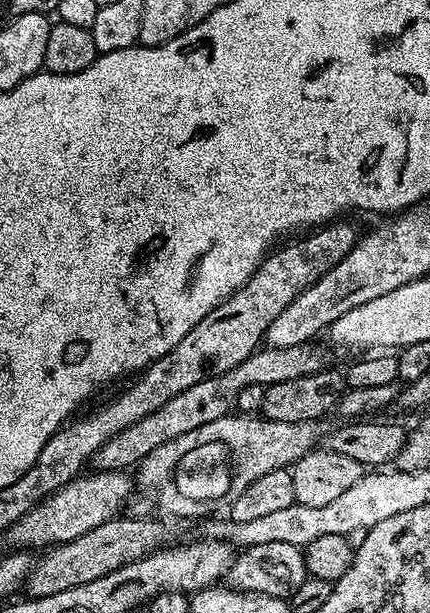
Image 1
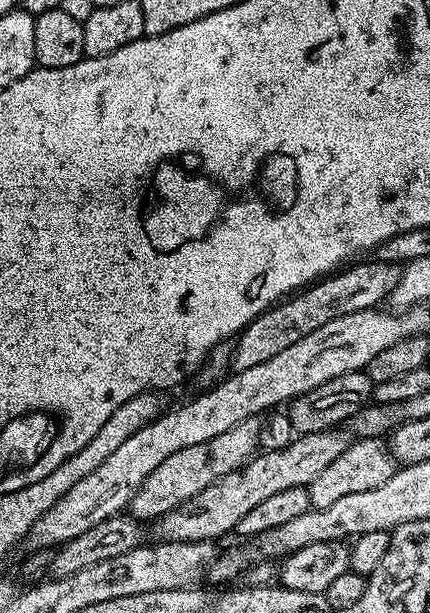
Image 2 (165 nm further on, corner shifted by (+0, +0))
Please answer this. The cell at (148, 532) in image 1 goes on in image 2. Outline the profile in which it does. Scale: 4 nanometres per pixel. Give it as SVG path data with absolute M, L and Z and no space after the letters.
M347 431L305 432L297 435L288 447L274 451L261 451L252 457L239 472L226 474L226 478L218 478L202 494L194 494L182 506L170 510L155 521L157 537L170 542L209 542L219 541L219 536L235 533L242 517L254 510L266 498L279 494L281 490L290 490L290 486L307 488L348 448L350 436Z

